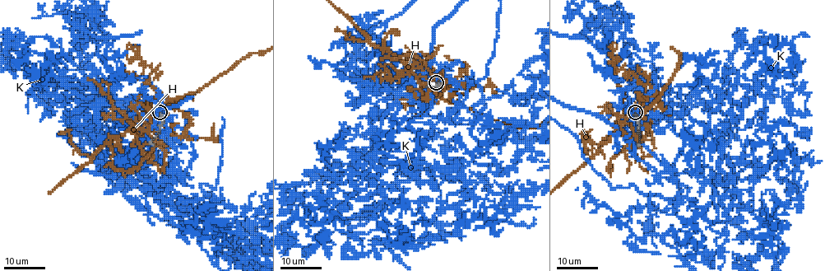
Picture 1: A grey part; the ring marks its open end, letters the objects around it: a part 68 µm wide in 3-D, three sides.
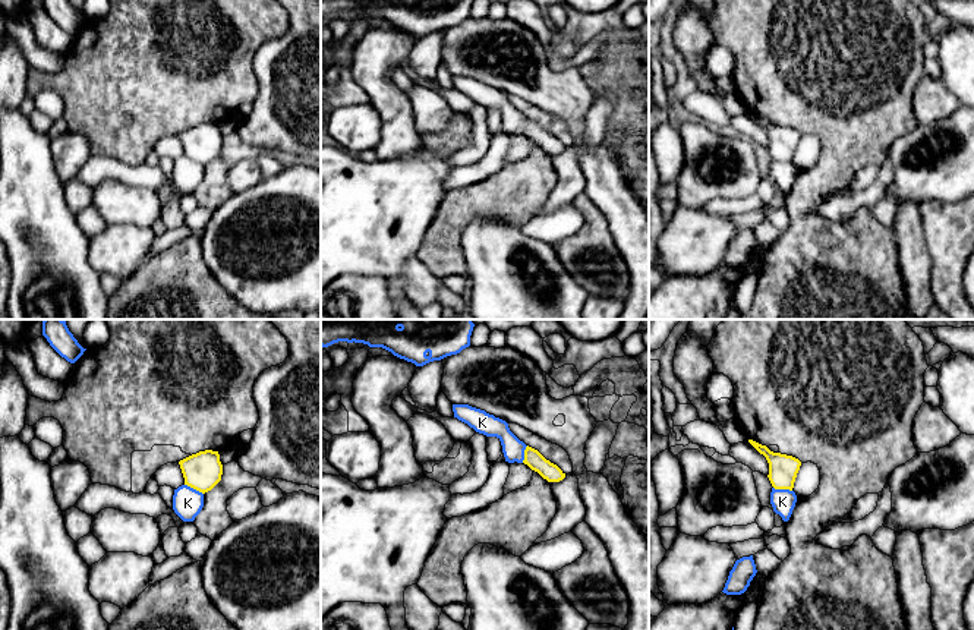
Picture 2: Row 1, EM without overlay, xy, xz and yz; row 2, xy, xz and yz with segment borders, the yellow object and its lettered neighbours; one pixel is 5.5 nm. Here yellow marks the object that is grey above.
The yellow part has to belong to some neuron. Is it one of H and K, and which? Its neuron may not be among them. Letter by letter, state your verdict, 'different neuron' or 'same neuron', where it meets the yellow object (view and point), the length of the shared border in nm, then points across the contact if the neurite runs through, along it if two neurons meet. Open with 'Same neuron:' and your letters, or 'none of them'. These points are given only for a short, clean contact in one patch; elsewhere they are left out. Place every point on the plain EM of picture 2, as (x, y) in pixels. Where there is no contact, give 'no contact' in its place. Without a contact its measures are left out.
Same neuron: none of them
H: different neuron | no contact
K: different neuron | xy (194, 160) | 120 nm

